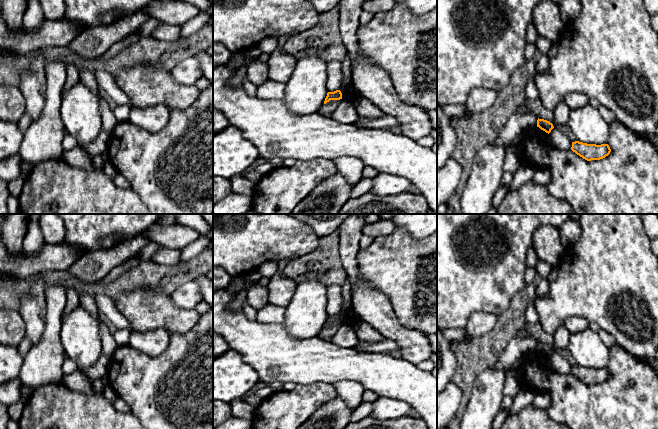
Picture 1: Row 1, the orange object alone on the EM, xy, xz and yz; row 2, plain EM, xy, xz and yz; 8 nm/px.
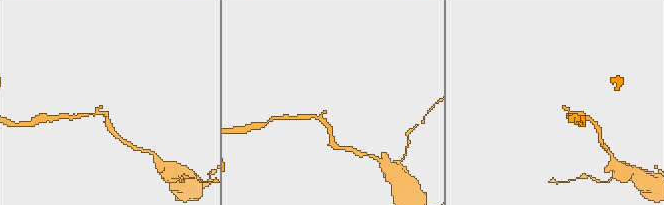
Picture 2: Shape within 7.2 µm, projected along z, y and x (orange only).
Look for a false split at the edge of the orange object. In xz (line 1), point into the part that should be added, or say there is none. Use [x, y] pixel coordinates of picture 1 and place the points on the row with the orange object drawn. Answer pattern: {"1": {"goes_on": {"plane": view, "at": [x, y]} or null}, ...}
{"1": {"goes_on": null}}

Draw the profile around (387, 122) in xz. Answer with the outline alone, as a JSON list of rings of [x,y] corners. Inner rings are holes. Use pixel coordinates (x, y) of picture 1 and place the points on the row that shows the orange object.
[[[385,114],[380,118],[359,117],[354,125],[358,127],[368,127],[378,130],[391,130],[395,127],[400,127],[398,119],[388,114]]]

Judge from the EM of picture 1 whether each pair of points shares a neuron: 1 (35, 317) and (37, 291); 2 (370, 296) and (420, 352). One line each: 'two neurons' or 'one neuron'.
1: one neuron
2: one neuron

